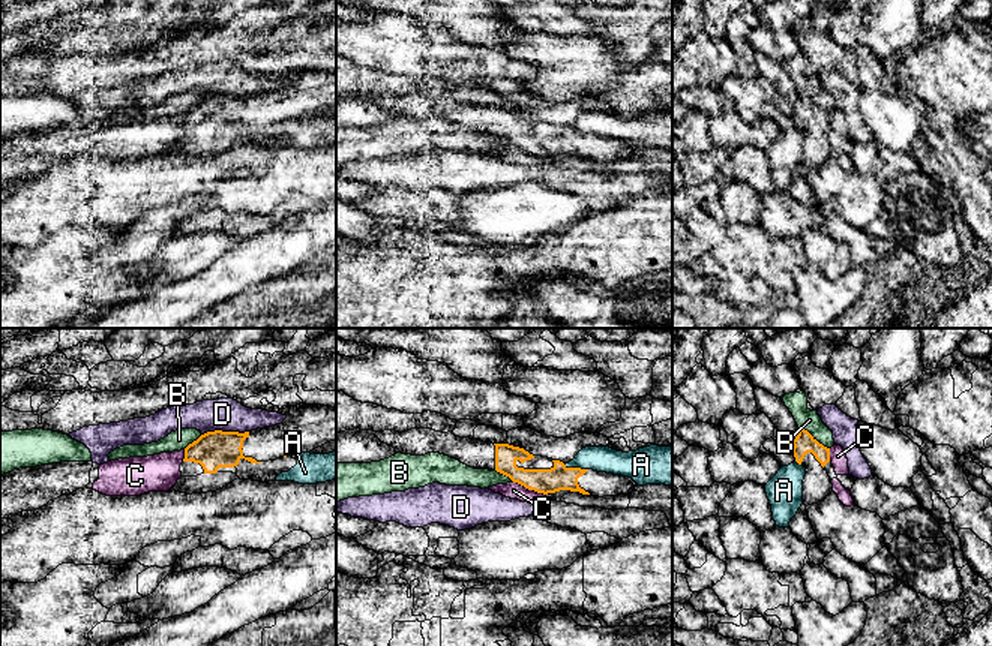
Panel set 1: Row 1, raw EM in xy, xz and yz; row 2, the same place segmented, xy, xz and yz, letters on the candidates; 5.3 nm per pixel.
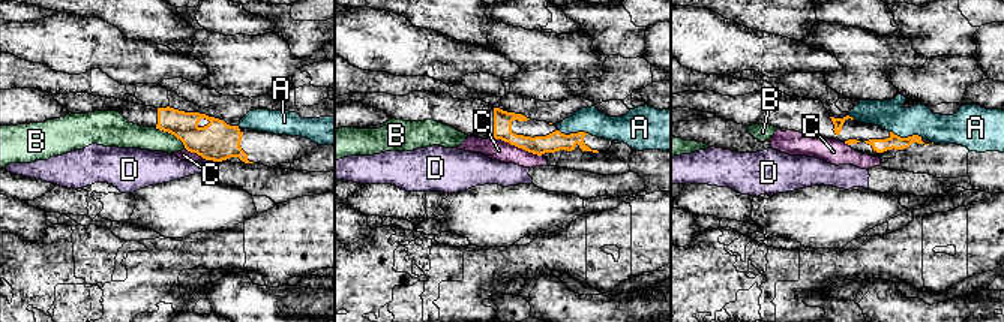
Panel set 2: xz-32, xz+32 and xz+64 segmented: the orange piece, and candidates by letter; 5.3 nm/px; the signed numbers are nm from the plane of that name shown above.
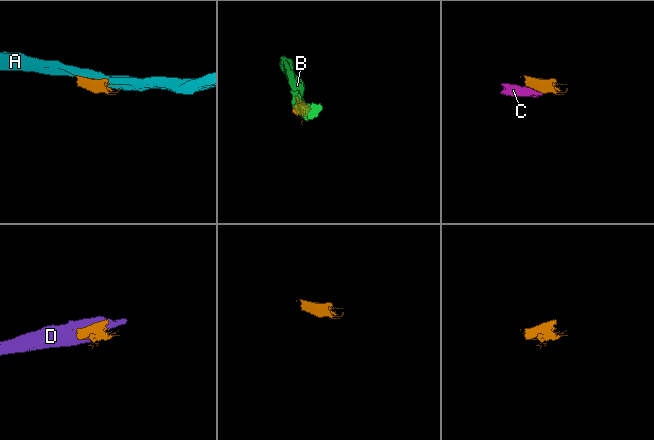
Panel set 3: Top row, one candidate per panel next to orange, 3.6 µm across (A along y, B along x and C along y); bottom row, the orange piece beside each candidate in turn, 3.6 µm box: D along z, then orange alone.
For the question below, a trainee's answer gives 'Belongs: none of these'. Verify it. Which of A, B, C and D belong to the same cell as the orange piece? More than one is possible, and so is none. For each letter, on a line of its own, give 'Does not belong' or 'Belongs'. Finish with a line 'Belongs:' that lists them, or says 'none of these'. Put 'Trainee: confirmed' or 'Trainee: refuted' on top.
Trainee: confirmed
A: Does not belong
B: Does not belong
C: Does not belong
D: Does not belong
Belongs: none of these

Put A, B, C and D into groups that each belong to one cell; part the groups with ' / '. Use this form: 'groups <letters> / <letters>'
groups A / B / C / D

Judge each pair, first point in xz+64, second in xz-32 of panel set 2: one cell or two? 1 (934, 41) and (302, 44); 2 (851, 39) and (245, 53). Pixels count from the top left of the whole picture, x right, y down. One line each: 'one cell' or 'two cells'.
1: one cell
2: one cell

